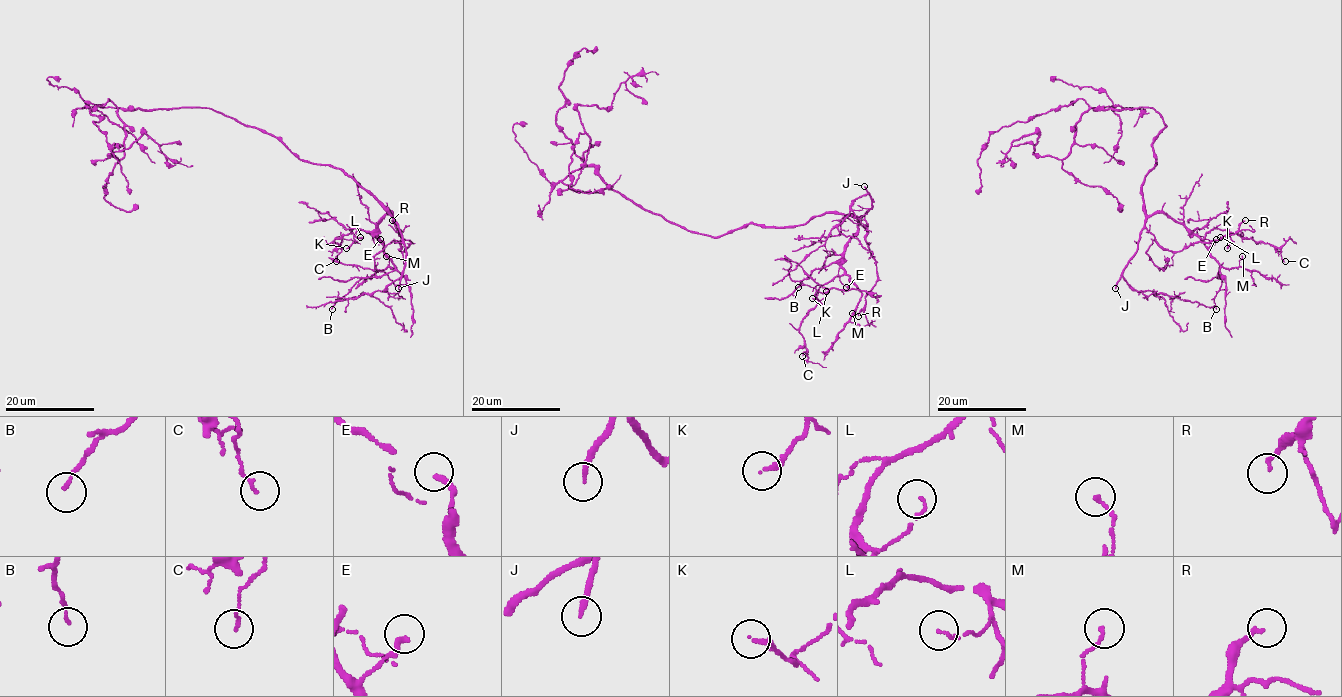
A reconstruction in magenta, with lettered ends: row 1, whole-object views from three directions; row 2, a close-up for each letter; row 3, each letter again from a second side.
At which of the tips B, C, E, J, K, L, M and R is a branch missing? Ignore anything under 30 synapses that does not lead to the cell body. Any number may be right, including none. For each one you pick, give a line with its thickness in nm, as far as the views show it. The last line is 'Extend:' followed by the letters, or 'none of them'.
J: Thickness 200 nm
Extend: J

